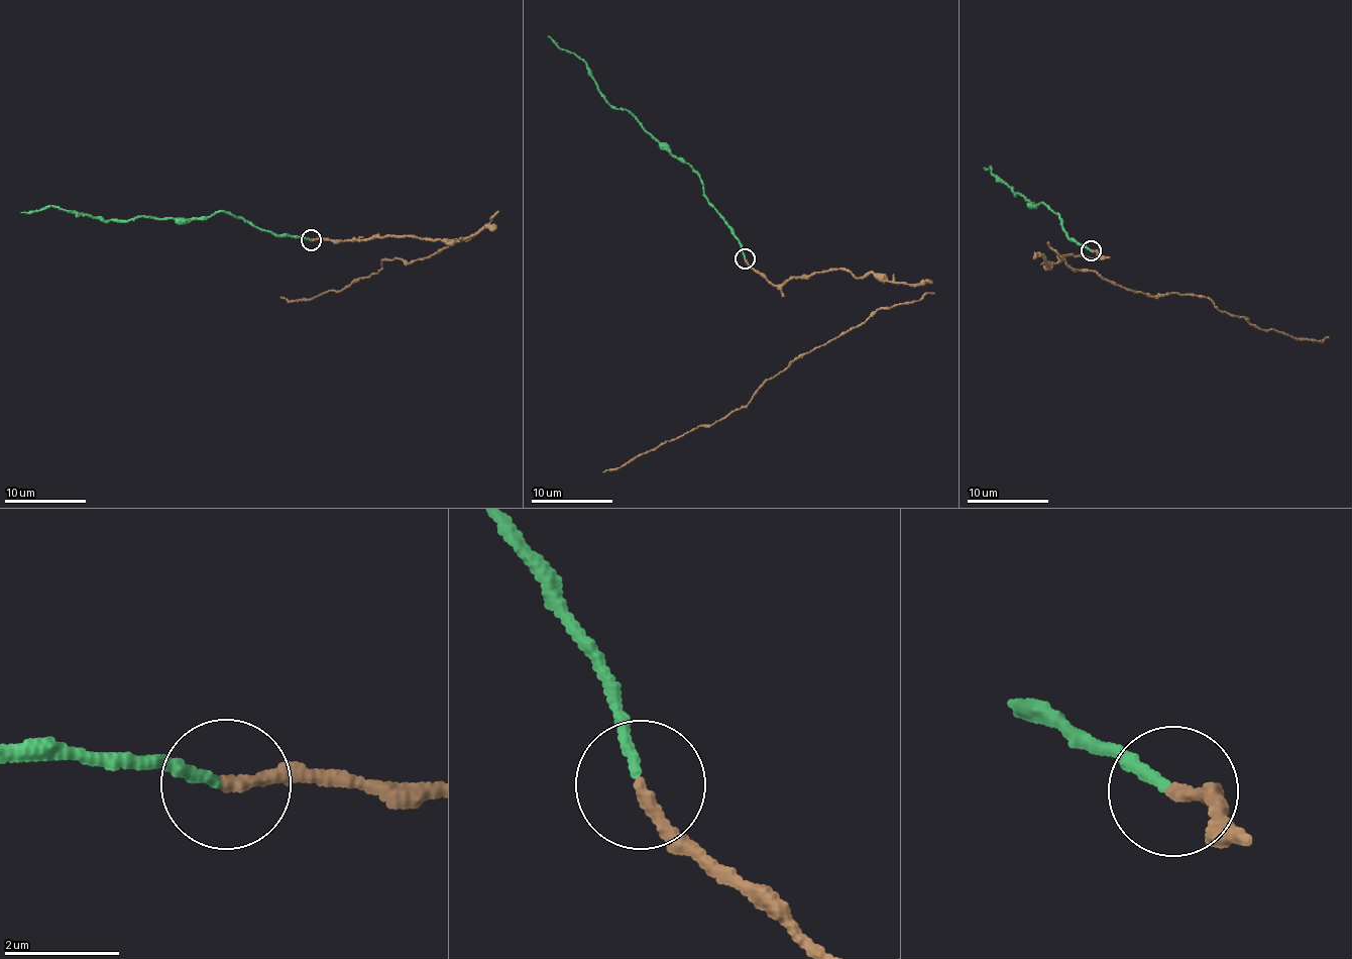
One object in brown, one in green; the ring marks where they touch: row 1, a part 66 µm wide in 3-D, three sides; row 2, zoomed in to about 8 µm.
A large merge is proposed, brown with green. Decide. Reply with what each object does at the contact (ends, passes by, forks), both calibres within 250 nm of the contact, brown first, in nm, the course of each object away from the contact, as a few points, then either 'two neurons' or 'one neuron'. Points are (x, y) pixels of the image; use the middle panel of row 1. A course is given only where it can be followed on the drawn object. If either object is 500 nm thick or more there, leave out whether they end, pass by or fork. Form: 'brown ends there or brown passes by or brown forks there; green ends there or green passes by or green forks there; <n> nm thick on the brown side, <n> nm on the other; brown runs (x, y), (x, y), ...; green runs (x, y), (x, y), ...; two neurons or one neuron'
brown ends there; green ends there; 220 nm thick on the brown side, 180 nm on the other; brown runs (746, 258), (773, 284), (849, 269), (919, 284), (924, 297), (879, 308), (710, 425), (603, 472); green runs (744, 258), (742, 243), (706, 195), (699, 176), (665, 150), (626, 109), (614, 109), (581, 58), (547, 36); two neurons

